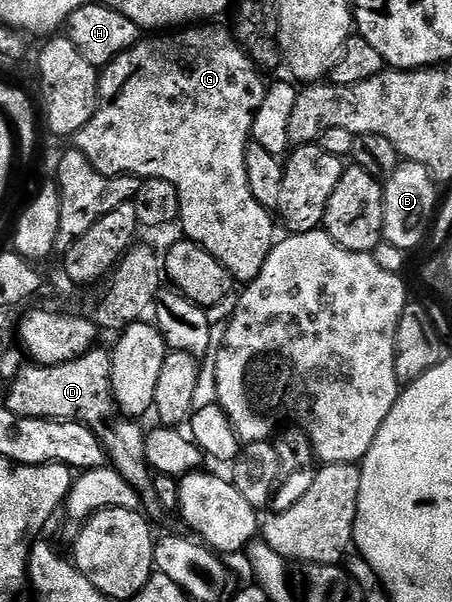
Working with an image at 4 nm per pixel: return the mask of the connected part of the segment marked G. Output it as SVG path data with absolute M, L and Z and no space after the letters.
M187 26L182 30L172 31L170 34L155 34L152 40L147 40L147 38L140 39L139 43L135 44L129 50L125 50L118 56L118 58L113 61L112 64L107 65L106 68L102 69L100 78L99 78L99 101L97 102L97 106L95 107L95 113L93 114L93 118L91 121L84 126L79 132L75 133L73 137L74 147L82 154L84 158L92 164L97 171L103 176L125 176L132 175L136 178L142 178L143 180L164 180L165 182L172 185L175 188L176 194L179 196L179 210L177 213L177 224L180 224L183 227L182 235L186 237L186 239L191 240L194 244L199 244L200 247L204 249L204 251L208 252L216 259L221 266L225 268L225 270L230 274L232 281L239 282L239 280L243 280L242 282L250 282L257 278L257 274L261 274L261 266L265 266L265 258L269 258L269 254L271 253L273 245L276 243L277 235L275 236L275 224L276 221L273 219L271 221L271 216L267 213L268 209L264 207L264 205L259 204L253 198L253 194L250 193L249 190L249 182L246 180L246 150L249 141L251 140L251 126L253 124L253 118L257 114L257 110L261 106L261 102L263 101L263 94L265 91L265 83L263 84L263 80L259 75L261 75L260 69L257 67L254 60L251 59L250 56L247 55L246 52L243 51L243 45L239 43L238 40L235 39L234 35L230 31L222 32L219 28L203 28L207 26Z

